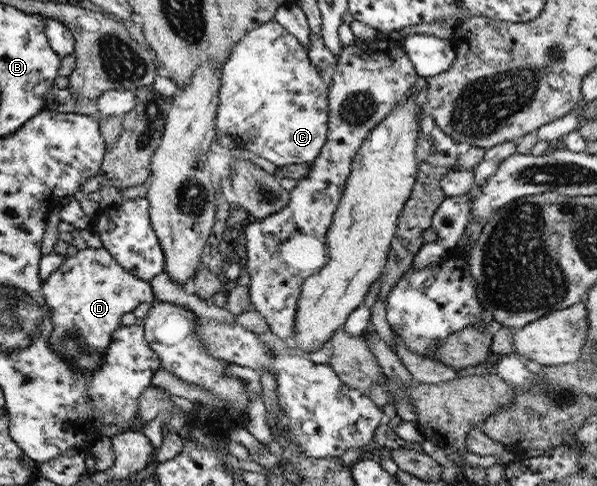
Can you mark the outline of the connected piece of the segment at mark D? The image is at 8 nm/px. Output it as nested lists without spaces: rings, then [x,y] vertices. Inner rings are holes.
[[[87,247],[85,250],[78,250],[75,256],[68,256],[65,262],[45,280],[44,298],[49,308],[52,308],[53,331],[49,334],[48,340],[52,343],[53,350],[65,362],[73,362],[73,368],[85,374],[85,378],[89,374],[96,373],[104,365],[105,354],[108,353],[116,331],[120,329],[124,315],[133,313],[140,304],[151,304],[152,307],[158,304],[150,282],[136,278],[131,272],[125,271],[103,247],[99,249]]]

